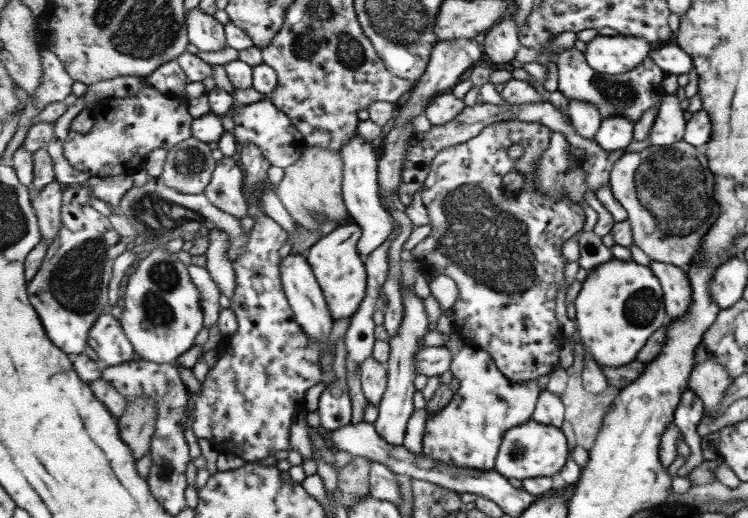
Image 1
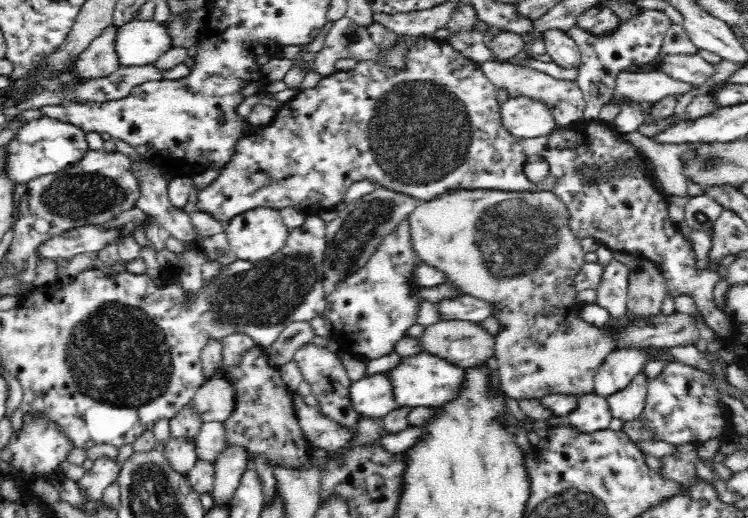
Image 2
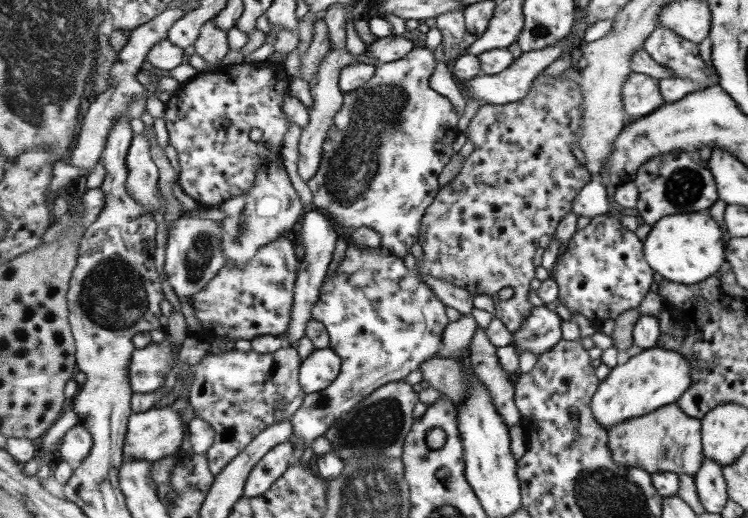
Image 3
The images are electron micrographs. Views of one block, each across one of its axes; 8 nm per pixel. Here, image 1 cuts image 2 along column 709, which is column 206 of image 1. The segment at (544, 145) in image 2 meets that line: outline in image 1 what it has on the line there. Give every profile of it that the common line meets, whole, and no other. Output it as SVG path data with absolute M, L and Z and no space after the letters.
M189 265L188 270L192 275L193 283L200 291L201 299L203 299L205 327L210 328L213 324L217 324L219 314L222 311L221 306L219 306L220 289L209 273L207 266Z

